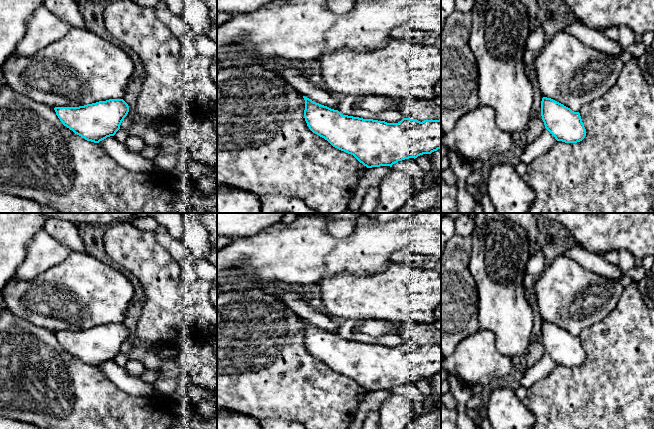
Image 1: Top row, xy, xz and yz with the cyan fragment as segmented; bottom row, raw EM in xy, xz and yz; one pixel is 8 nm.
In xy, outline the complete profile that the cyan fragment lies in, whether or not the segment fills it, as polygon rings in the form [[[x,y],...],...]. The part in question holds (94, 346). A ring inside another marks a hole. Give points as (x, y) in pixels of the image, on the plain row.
[[[109,323],[79,331],[55,331],[64,350],[87,365],[99,367],[114,360],[129,336],[123,323]]]

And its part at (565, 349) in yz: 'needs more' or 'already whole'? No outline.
already whole

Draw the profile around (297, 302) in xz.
[[[273,289],[272,292],[281,298],[302,320],[331,333],[338,334],[339,325],[330,315],[322,314],[314,310],[310,306],[306,295],[291,290],[283,291]]]

